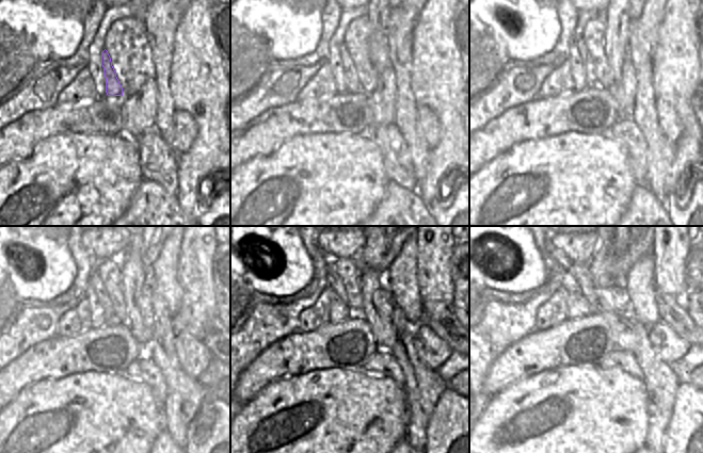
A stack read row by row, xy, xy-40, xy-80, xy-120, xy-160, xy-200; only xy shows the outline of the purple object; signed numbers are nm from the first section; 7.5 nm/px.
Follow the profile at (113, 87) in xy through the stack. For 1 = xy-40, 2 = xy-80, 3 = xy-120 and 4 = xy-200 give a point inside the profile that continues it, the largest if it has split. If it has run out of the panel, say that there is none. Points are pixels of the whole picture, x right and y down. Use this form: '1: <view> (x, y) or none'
1: xy-40 (351, 78)
2: xy-80 (591, 79)
3: xy-120 (97, 285)
4: xy-200 (569, 282)

